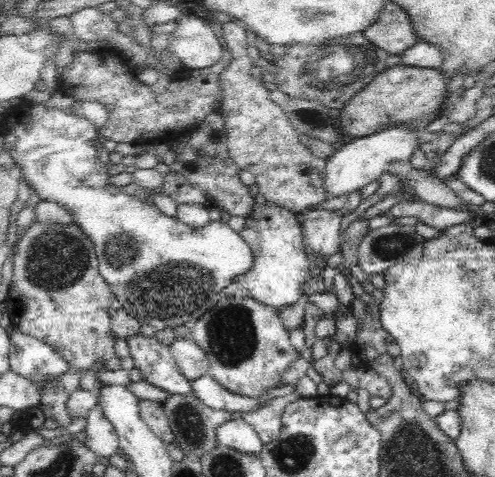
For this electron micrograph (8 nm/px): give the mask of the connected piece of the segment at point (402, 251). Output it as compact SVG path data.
M389 224L384 228L370 230L362 240L359 247L358 264L366 274L382 274L394 264L409 259L417 259L424 251L425 239L418 234L415 226L399 226L398 224Z

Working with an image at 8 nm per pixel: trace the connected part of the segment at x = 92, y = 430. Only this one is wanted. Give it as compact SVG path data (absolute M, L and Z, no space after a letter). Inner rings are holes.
M96 403L87 414L84 443L100 458L109 458L119 448L119 436L112 423L102 414L100 404Z

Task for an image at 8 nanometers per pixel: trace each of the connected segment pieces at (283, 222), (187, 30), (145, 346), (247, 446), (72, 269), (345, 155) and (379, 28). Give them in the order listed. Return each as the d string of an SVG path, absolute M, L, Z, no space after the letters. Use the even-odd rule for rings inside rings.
M267 200L264 204L254 204L252 214L245 219L246 225L239 234L252 249L254 266L247 275L240 276L236 284L224 288L223 294L254 299L273 310L282 310L286 304L294 304L304 296L302 288L310 272L312 257L304 243L300 214Z
M185 15L165 43L183 66L201 69L216 64L222 58L220 39L202 18Z
M141 333L130 336L130 338L127 339L127 344L130 348L129 355L133 358L134 366L140 370L141 378L144 381L168 393L186 396L194 395L190 381L184 377L182 371L180 371L180 367L178 367L178 363L174 360L169 346L161 344L155 336L148 338L148 336L143 336Z
M240 415L221 424L217 428L216 436L217 444L226 445L247 455L257 455L264 446L254 427Z
M34 222L20 237L22 240L13 256L12 282L5 299L6 312L11 317L11 322L22 330L22 333L42 340L56 350L58 356L70 363L72 369L89 372L98 362L103 362L101 368L104 370L121 368L121 358L116 355L114 347L116 337L111 329L111 318L117 310L112 308L110 303L116 296L109 288L108 282L100 275L99 261L96 260L92 240L74 223L43 226Z
M406 127L385 128L373 135L352 139L352 142L338 148L326 161L324 189L329 199L345 195L345 193L350 194L378 180L382 174L386 173L390 162L408 162L419 146L420 130L406 129Z
M392 1L380 10L380 16L377 17L376 22L364 28L362 34L372 44L391 55L401 55L419 41L408 13Z

